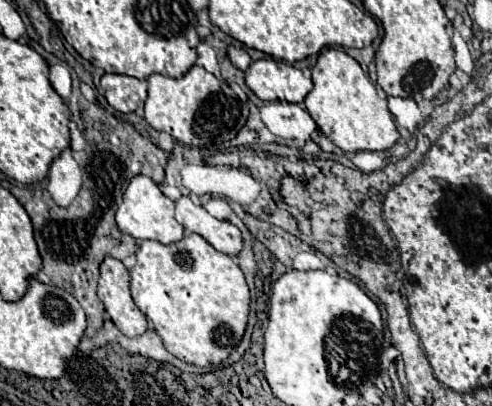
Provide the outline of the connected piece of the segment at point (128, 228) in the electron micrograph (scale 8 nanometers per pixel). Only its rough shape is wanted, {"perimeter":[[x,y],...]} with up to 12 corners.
{"perimeter":[[137,175],[123,195],[117,225],[135,239],[177,243],[175,203]]}

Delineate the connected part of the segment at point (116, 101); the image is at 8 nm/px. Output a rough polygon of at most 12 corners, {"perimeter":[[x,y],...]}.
{"perimeter":[[103,75],[107,103],[119,113],[143,107],[147,81]]}

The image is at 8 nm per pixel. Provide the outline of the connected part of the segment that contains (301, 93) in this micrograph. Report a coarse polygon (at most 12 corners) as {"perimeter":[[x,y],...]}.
{"perimeter":[[259,59],[245,71],[263,101],[303,103],[313,89],[299,69]]}

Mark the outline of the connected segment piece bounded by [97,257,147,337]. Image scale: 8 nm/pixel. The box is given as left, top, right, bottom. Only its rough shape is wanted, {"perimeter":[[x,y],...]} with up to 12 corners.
{"perimeter":[[121,261],[101,263],[97,293],[125,337],[147,331]]}

